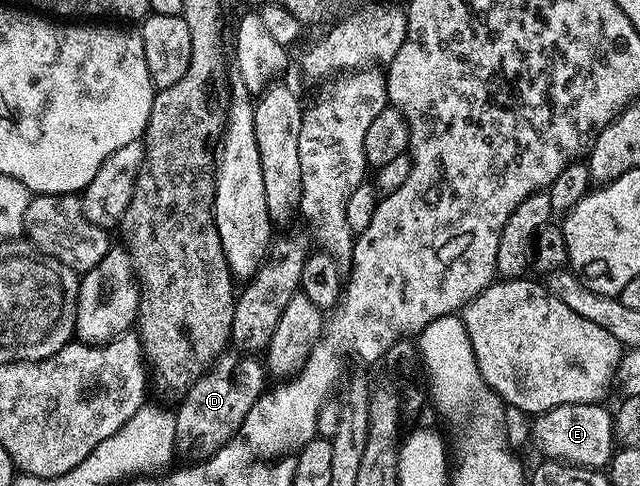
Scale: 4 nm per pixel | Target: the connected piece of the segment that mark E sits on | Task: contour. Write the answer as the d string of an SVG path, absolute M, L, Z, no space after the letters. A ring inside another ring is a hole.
M601 403L565 404L537 413L533 417L534 444L543 452L541 455L567 464L579 464L582 468L605 469L616 451L616 441L611 413L602 407Z

